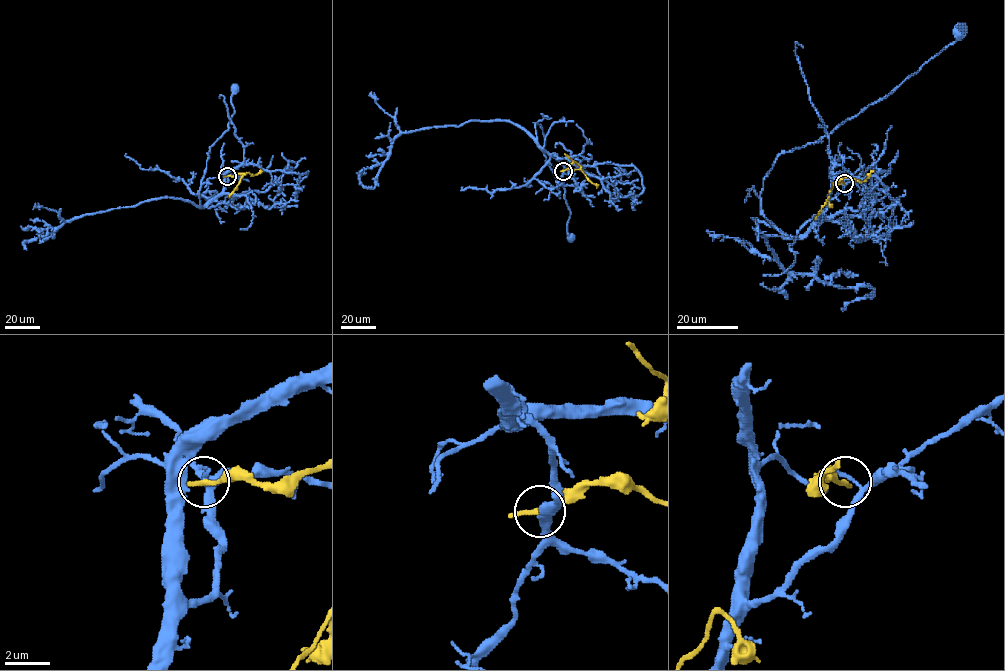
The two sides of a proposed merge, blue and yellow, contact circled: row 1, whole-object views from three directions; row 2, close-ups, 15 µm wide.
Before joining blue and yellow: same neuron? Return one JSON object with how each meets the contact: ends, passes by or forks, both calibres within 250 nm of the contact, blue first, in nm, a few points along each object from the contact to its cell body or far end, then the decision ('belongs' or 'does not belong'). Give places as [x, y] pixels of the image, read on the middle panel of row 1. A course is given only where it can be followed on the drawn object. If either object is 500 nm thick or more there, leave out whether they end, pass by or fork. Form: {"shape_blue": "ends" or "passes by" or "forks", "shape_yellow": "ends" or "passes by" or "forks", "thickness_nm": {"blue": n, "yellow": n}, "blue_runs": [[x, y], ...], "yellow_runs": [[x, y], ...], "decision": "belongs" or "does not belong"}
{"shape_blue": "passes by", "shape_yellow": "passes by", "thickness_nm": {"blue": 160, "yellow": 200}, "blue_runs": [[563, 171], [537, 143], [536, 123], [544, 135], [546, 163], [563, 187], [570, 238]], "yellow_runs": [[563, 171], [580, 167], [565, 154]], "decision": "does not belong"}

